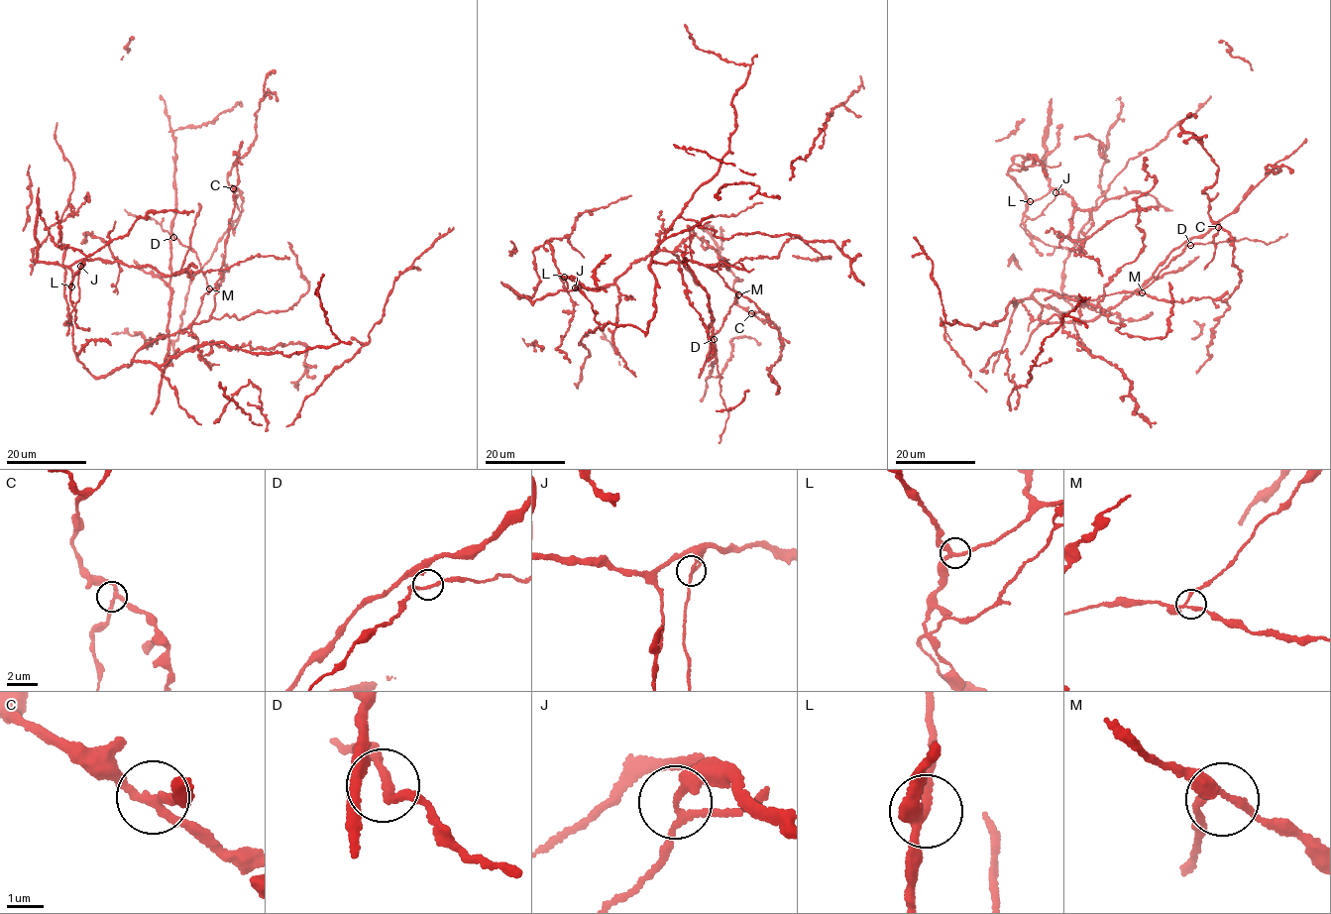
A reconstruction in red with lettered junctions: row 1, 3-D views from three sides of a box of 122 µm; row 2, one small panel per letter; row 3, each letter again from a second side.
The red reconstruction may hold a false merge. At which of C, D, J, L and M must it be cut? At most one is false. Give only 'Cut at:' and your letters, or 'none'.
Cut at: J

